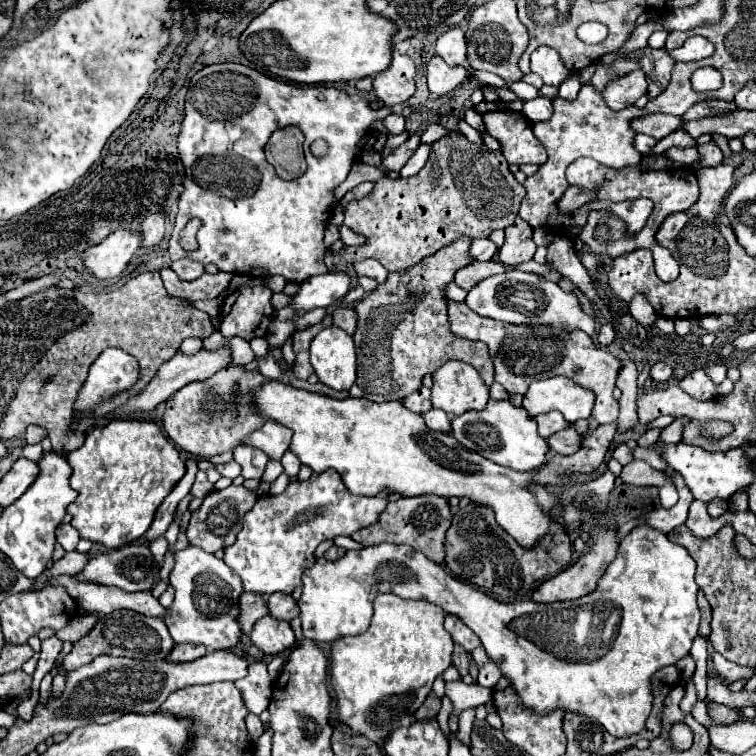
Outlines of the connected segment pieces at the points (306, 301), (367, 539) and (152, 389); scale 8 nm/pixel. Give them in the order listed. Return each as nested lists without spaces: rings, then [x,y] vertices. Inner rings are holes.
[[[343,273],[315,275],[299,285],[299,291],[293,295],[289,307],[299,315],[319,307],[327,309],[337,299],[345,297],[349,289],[351,289],[351,279]]]
[[[423,495],[423,497],[405,497],[387,503],[387,507],[381,511],[379,521],[355,531],[351,539],[361,543],[363,547],[377,545],[377,543],[407,543],[415,551],[421,551],[427,559],[435,563],[443,563],[445,551],[443,551],[443,541],[445,541],[445,531],[451,525],[451,507],[447,499],[435,497],[435,495]]]
[[[201,349],[199,353],[195,355],[183,355],[183,353],[177,353],[173,359],[169,359],[167,363],[161,365],[161,369],[157,371],[157,375],[151,379],[151,383],[133,399],[127,401],[127,405],[123,407],[125,411],[149,411],[153,407],[157,407],[161,401],[167,401],[173,393],[177,393],[181,387],[185,387],[187,383],[191,381],[203,381],[203,379],[209,379],[213,373],[217,373],[221,367],[229,365],[231,363],[231,357],[229,357],[229,351],[227,349],[219,349],[219,351],[205,351]]]

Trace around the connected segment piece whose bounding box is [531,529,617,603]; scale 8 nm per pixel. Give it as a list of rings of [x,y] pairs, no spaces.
[[[609,529],[607,533],[601,533],[595,537],[595,543],[591,545],[591,549],[587,553],[583,553],[575,565],[571,565],[569,569],[561,571],[559,575],[543,581],[531,595],[533,601],[537,603],[553,603],[553,601],[567,601],[567,599],[579,599],[587,593],[591,593],[597,585],[597,579],[603,575],[603,571],[607,569],[607,565],[611,563],[611,559],[615,559],[617,555],[617,539],[615,539],[615,531]]]

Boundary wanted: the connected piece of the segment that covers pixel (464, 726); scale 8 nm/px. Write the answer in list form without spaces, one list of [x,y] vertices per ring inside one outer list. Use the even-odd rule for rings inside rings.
[[[475,707],[471,709],[465,709],[461,715],[459,715],[459,739],[469,745],[469,735],[471,735],[471,727],[473,727],[473,721],[475,721]]]

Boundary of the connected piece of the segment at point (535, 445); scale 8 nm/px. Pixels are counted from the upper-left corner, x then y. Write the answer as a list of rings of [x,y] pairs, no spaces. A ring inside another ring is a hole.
[[[489,399],[487,407],[481,411],[465,411],[451,419],[451,433],[453,437],[465,445],[467,449],[495,461],[499,465],[507,465],[517,471],[531,471],[545,463],[547,443],[537,433],[537,425],[523,407],[515,407],[511,401],[497,401]]]

